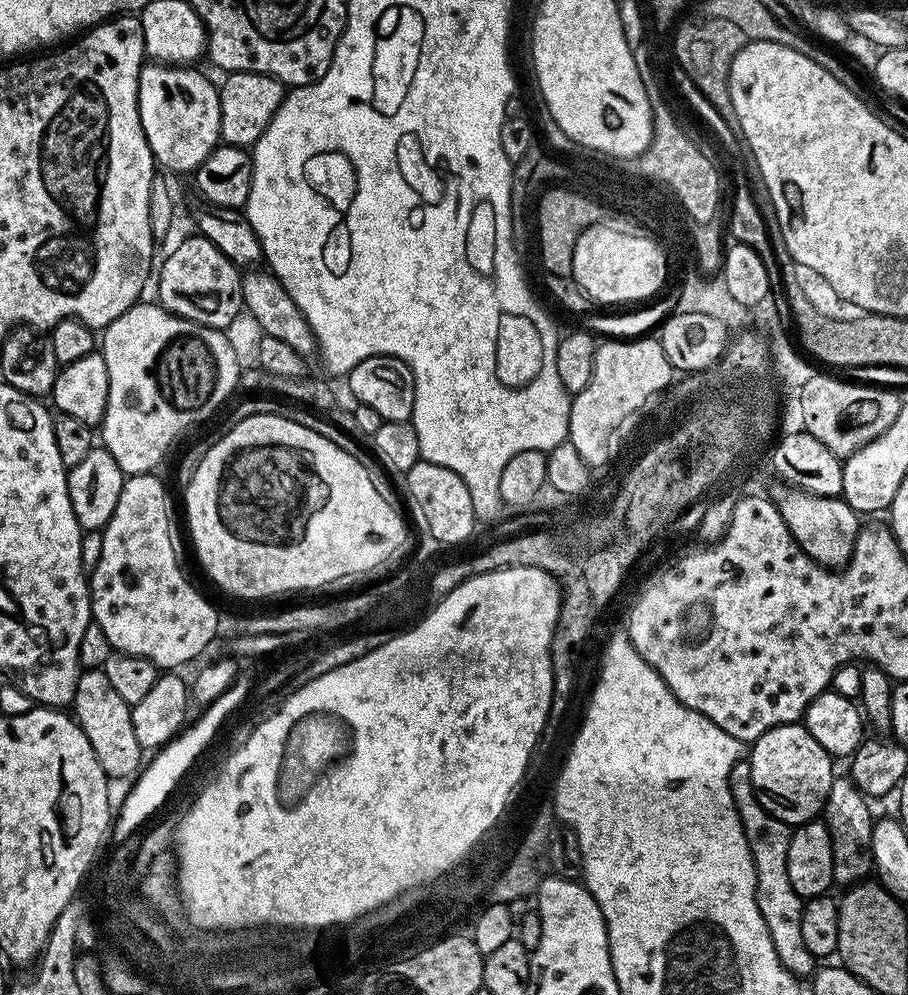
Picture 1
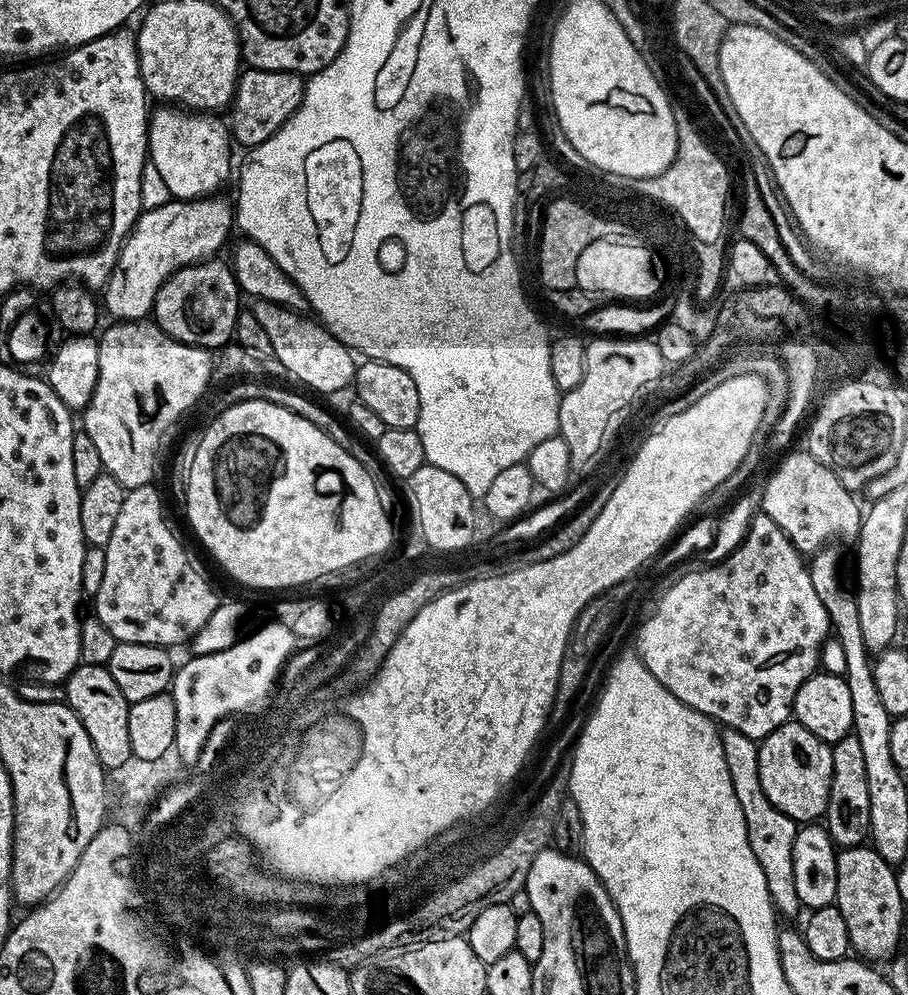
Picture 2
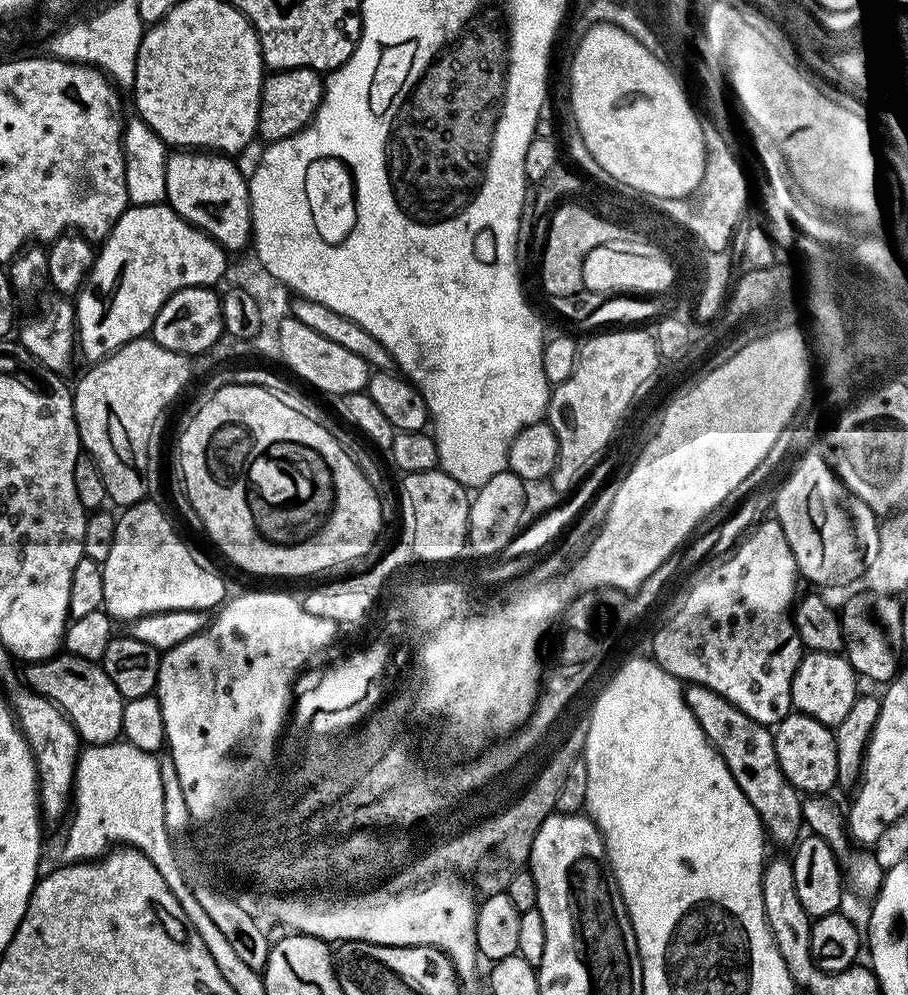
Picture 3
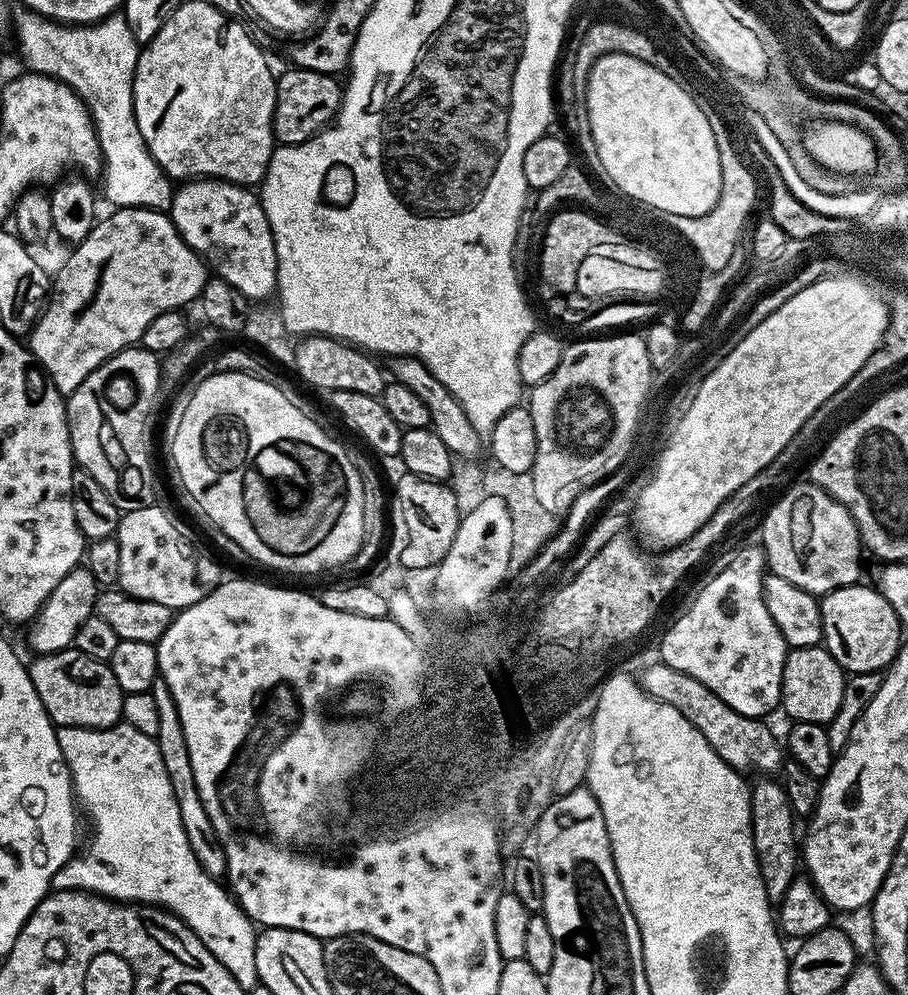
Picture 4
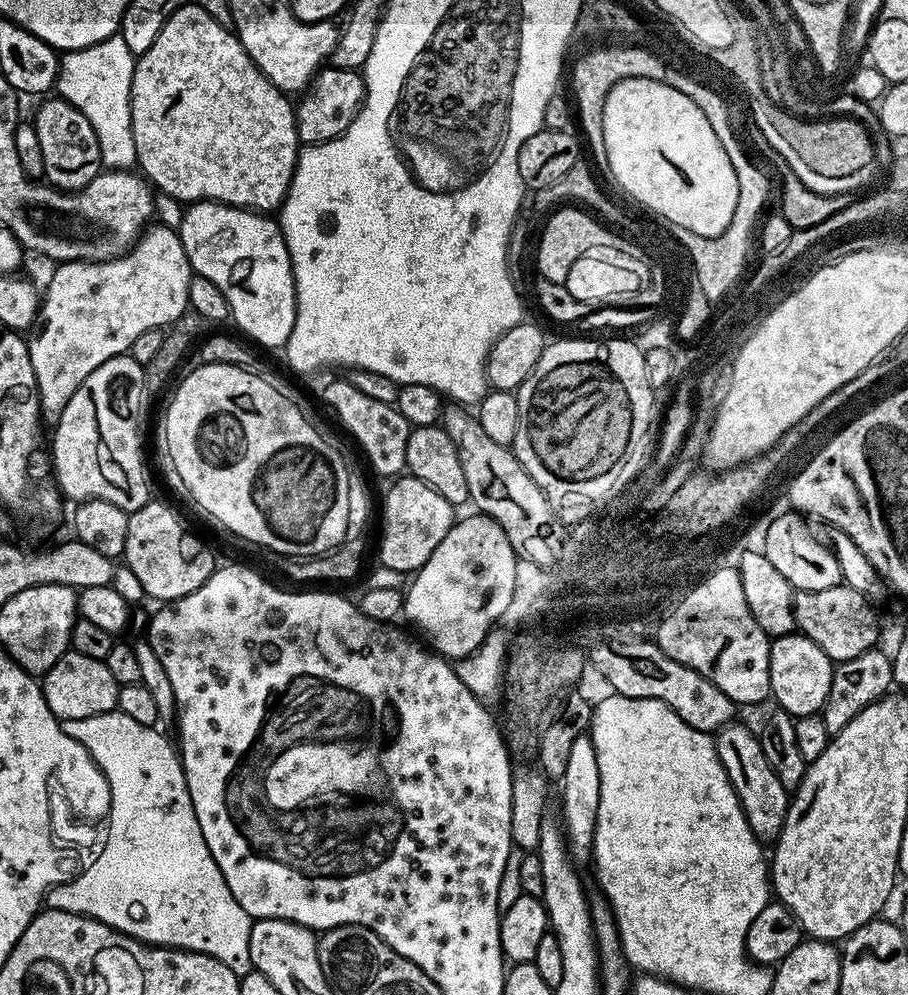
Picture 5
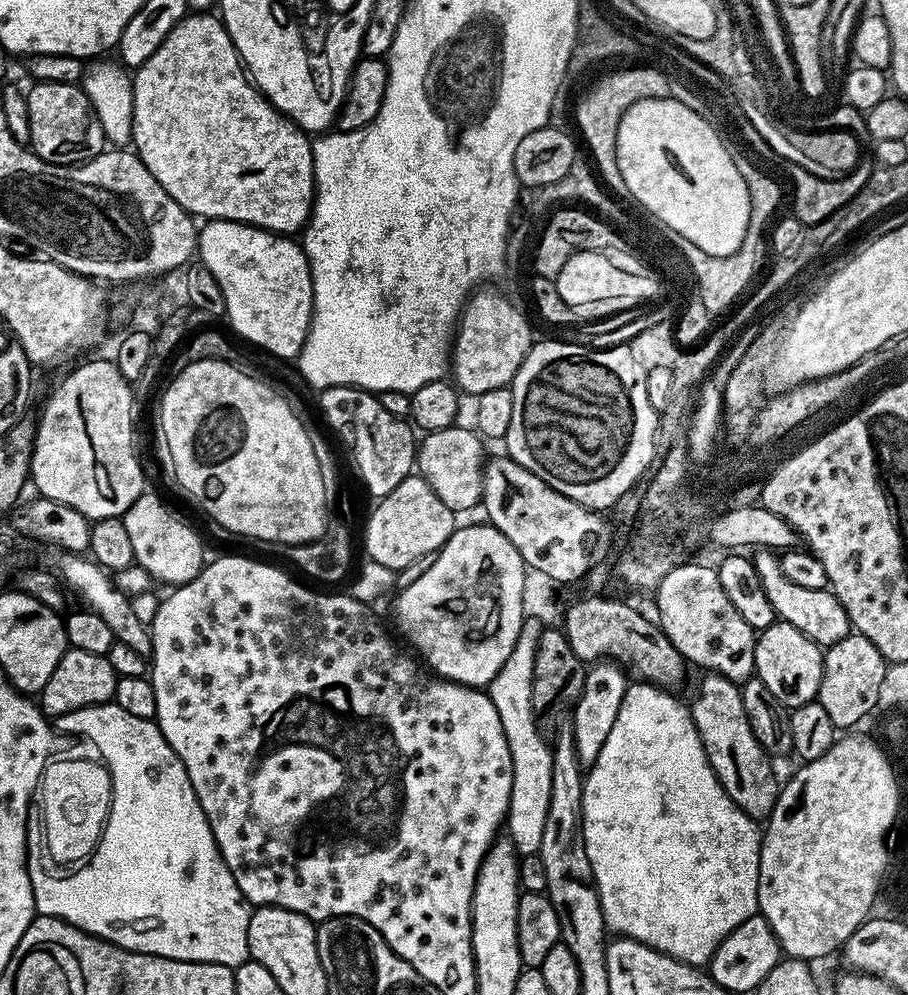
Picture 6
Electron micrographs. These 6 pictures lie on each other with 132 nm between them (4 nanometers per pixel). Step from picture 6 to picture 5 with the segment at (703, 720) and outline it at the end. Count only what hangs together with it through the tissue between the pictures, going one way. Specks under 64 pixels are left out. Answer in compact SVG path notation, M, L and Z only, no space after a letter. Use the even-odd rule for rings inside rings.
M733 722L725 724L715 733L716 753L732 783L732 789L744 811L746 822L752 833L761 842L774 842L782 834L782 826L786 822L786 814L790 803L790 792L778 782L774 770L770 770L770 762L766 762L766 754L762 754L757 733L751 732L744 724Z

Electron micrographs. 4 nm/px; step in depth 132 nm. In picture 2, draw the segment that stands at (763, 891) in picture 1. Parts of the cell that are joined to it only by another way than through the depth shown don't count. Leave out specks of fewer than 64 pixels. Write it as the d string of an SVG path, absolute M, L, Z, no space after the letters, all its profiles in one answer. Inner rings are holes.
M724 728L720 741L722 754L726 758L726 770L730 770L730 782L734 786L734 798L738 798L738 806L742 806L742 818L746 818L750 850L754 850L754 858L758 866L762 866L762 874L766 874L766 890L772 899L772 907L781 917L796 916L802 912L798 890L794 890L792 857L797 821L779 812L770 798L766 798L766 790L762 790L762 778L758 778L757 741L733 728Z

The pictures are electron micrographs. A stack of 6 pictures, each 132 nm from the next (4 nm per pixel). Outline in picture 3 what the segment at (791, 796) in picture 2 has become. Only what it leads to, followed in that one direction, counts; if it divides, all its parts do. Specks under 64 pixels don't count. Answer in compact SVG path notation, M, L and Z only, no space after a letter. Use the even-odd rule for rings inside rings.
M791 711L774 728L774 750L785 779L801 794L828 794L837 787L838 754L833 729L806 714Z

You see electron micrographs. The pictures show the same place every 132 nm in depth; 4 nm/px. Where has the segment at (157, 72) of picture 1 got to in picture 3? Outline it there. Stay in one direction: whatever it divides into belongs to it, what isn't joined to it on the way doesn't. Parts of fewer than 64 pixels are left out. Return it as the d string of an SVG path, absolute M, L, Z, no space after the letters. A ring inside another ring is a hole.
M204 150L173 151L166 166L166 203L186 222L201 228L229 253L236 254L249 247L252 207L248 201L248 180L232 160L235 159Z

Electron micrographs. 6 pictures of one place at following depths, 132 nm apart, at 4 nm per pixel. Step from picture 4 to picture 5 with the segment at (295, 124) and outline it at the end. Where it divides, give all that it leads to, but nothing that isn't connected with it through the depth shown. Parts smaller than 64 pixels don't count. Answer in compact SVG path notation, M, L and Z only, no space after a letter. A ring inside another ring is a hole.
M331 66L321 67L309 80L299 100L295 109L301 145L325 144L342 135L359 114L364 104L364 77L355 68L342 70Z

